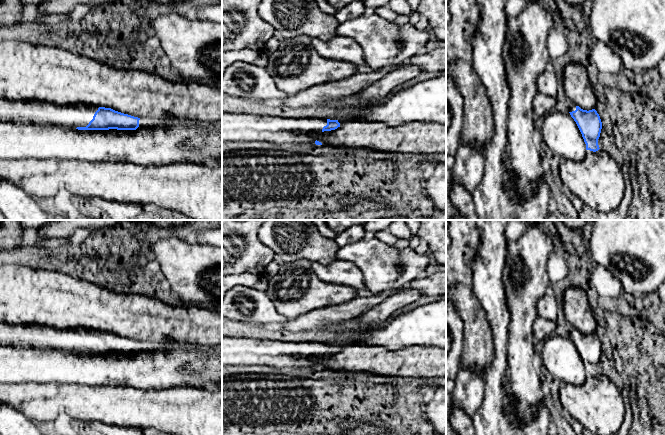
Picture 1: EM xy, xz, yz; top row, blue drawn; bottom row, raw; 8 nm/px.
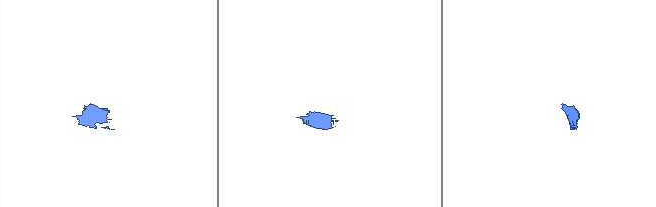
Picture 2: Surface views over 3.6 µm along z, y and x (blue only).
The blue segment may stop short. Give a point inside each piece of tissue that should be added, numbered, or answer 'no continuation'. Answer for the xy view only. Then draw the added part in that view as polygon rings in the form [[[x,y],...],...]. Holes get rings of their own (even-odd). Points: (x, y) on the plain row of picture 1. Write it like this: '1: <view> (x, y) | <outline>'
1: xy (35, 335) | [[[0,322],[0,345],[70,352],[86,351],[98,332],[98,330],[58,328],[36,323]]]
2: xy (143, 346) | [[[140,342],[139,344],[139,352],[148,352],[157,350],[165,351],[166,348],[163,347],[159,342]]]

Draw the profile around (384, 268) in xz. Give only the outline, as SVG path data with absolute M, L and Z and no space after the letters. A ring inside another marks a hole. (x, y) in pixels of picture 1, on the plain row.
M372 235L340 247L337 251L337 259L356 265L362 272L366 288L372 294L400 290L411 281L417 279L418 274L424 271L432 260L430 254L418 254L410 247L396 249Z

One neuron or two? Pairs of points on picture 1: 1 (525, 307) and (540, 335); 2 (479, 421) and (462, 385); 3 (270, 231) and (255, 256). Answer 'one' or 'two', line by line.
1: two
2: two
3: two

